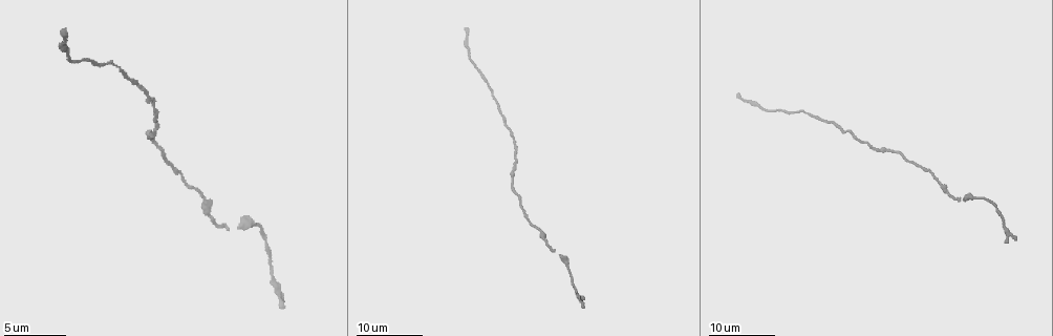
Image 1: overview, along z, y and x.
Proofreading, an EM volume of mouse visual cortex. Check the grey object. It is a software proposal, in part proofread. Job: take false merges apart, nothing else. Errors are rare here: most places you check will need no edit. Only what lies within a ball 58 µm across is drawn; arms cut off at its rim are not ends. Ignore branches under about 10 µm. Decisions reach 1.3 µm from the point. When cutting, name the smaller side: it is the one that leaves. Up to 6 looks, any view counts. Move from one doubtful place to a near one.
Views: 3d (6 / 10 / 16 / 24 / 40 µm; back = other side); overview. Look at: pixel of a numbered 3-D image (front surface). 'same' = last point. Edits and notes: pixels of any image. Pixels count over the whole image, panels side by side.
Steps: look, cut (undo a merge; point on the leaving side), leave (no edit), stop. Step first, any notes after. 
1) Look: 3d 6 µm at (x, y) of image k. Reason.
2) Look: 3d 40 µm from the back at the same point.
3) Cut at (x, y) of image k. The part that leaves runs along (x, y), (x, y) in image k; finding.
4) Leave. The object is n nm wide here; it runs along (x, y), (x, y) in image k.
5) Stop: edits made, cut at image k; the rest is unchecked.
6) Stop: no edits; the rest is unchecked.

Look: 3d 16 µm at (544, 240) of image 1. Thick turns thin.

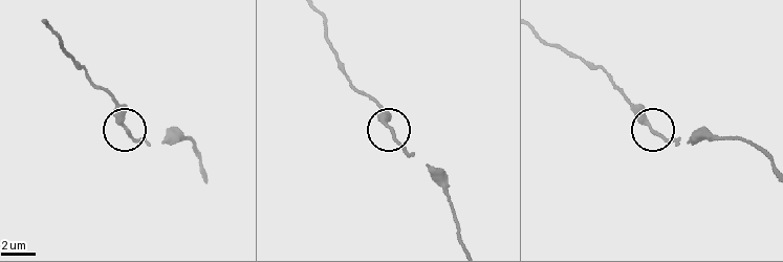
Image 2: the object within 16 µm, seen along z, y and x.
Look: 3d 6 µm at (649, 128) of image 2. Closer look.

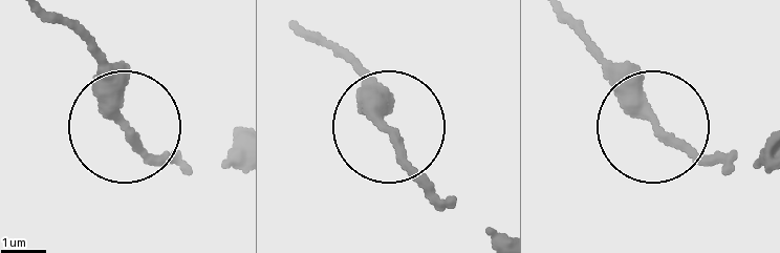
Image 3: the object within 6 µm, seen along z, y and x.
Leave. It runs along (560, 16), (657, 125), (733, 167) in image 3; all the same cell.

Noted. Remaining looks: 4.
Look: 3d 24 µm at (976, 199) of image 1. Calibre changes.

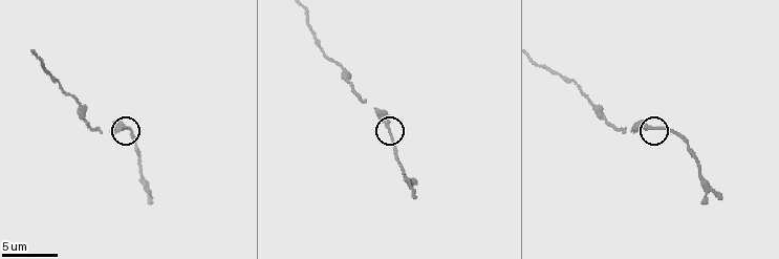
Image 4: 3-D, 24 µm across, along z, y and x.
Look: 3d 10 µm at (388, 126) of image 4.

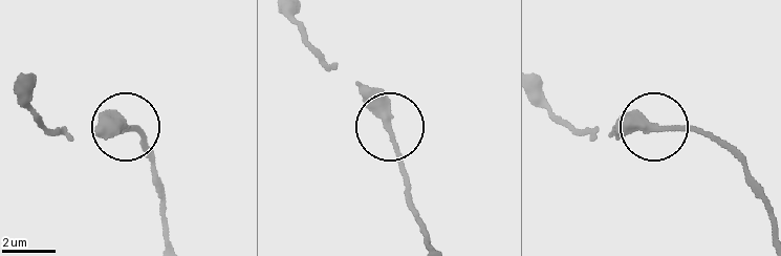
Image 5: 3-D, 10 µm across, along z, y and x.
Leave. The object is 270 nm wide here; it runs along (544, 105), (578, 129), (609, 139), (659, 125), (711, 131) in image 5; all the same cell.

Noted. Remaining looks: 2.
Look: 3d 16 µm at (512, 184) of image 1.

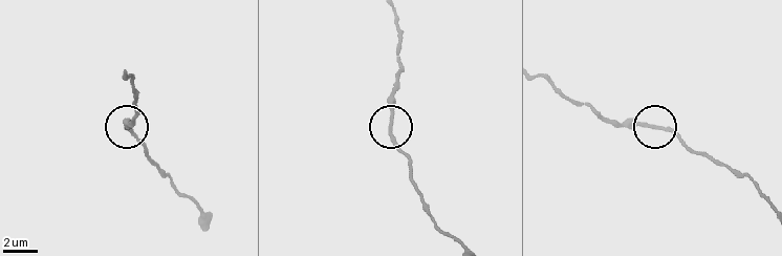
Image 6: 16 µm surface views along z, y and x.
Look: 3d 6 µm at (391, 121) of image 6.

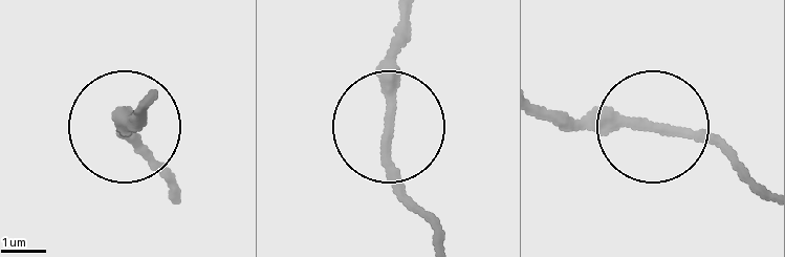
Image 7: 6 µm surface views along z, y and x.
Leave. It runs along (653, 127), (541, 119) in image 7; one cell here.

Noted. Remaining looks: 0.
Stop: no edits; the rest is unchecked.

